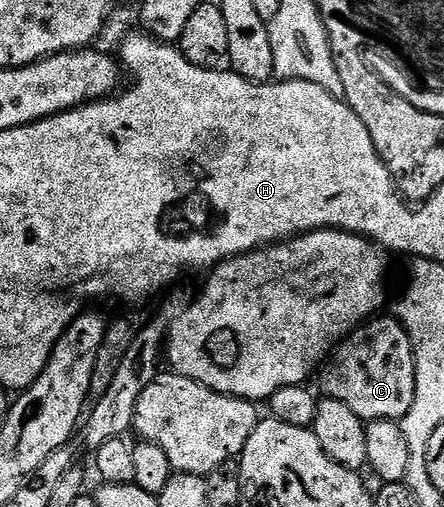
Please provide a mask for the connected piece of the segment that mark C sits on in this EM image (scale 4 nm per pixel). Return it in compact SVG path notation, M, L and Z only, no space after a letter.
M378 315L349 333L321 366L322 397L340 399L363 423L401 422L416 399L414 348L406 328L393 316Z

